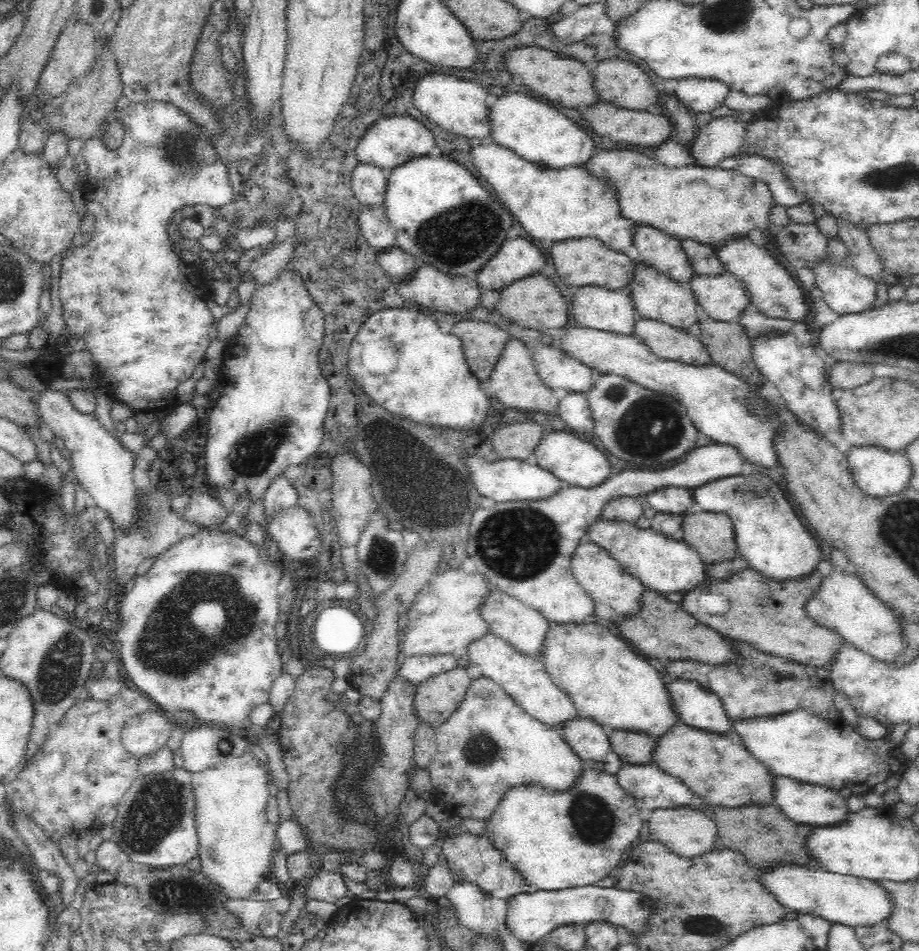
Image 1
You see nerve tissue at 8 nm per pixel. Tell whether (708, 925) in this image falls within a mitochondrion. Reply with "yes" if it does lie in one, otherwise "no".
yes

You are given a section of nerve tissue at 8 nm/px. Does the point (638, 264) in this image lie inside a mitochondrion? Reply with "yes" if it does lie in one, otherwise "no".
no

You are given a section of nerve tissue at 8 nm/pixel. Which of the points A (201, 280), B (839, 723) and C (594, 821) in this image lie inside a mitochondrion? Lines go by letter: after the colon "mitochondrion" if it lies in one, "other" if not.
A: other
B: other
C: mitochondrion

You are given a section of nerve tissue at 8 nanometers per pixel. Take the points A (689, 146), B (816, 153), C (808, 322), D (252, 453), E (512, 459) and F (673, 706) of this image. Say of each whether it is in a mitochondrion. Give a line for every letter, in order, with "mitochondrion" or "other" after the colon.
A: other
B: other
C: other
D: mitochondrion
E: other
F: other

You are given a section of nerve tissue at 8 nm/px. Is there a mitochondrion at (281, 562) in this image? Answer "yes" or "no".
no

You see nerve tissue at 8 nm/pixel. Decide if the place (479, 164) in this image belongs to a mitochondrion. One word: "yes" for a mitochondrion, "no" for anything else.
no

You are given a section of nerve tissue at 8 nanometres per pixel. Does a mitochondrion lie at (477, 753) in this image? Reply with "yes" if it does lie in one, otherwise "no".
yes

